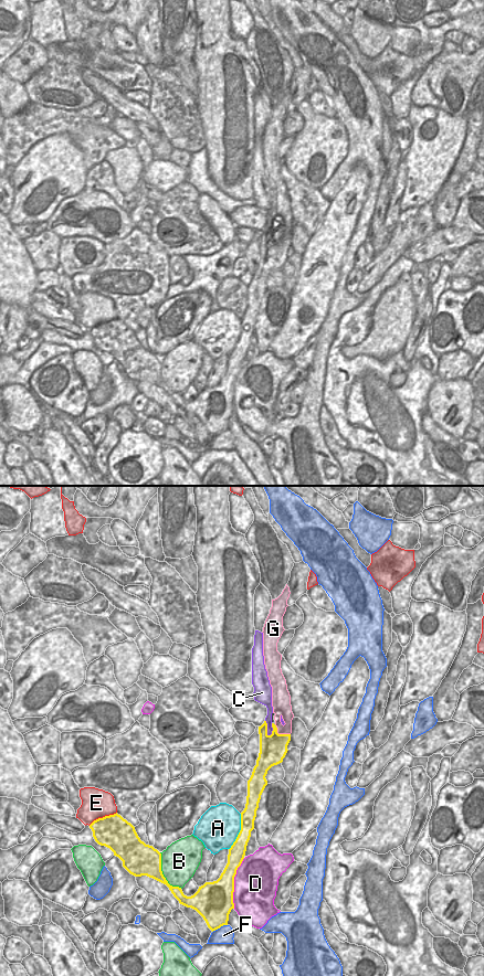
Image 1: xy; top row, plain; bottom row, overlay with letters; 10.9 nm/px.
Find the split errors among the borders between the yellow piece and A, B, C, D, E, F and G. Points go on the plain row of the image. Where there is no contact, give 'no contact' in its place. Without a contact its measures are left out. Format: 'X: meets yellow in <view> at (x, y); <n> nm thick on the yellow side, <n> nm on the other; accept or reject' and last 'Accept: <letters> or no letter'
A: meets yellow in xy at (240, 337); 180 nm thick on the yellow side, 460 nm on the other; reject
B: meets yellow in xy at (162, 380); 340 nm thick on the yellow side, 400 nm on the other; reject
C: meets yellow in xy at (266, 233); 300 nm thick on the yellow side, 70 nm on the other; reject
D: meets yellow in xy at (233, 389); 360 nm thick on the yellow side, 480 nm on the other; reject
E: meets yellow in xy at (103, 322); 360 nm thick on the yellow side, 320 nm on the other; reject
F: meets yellow in xy at (219, 433); 360 nm thick on the yellow side, 190 nm on the other; reject
G: meets yellow in xy at (280, 240); 300 nm thick on the yellow side, 130 nm on the other; accept
Accept: G

